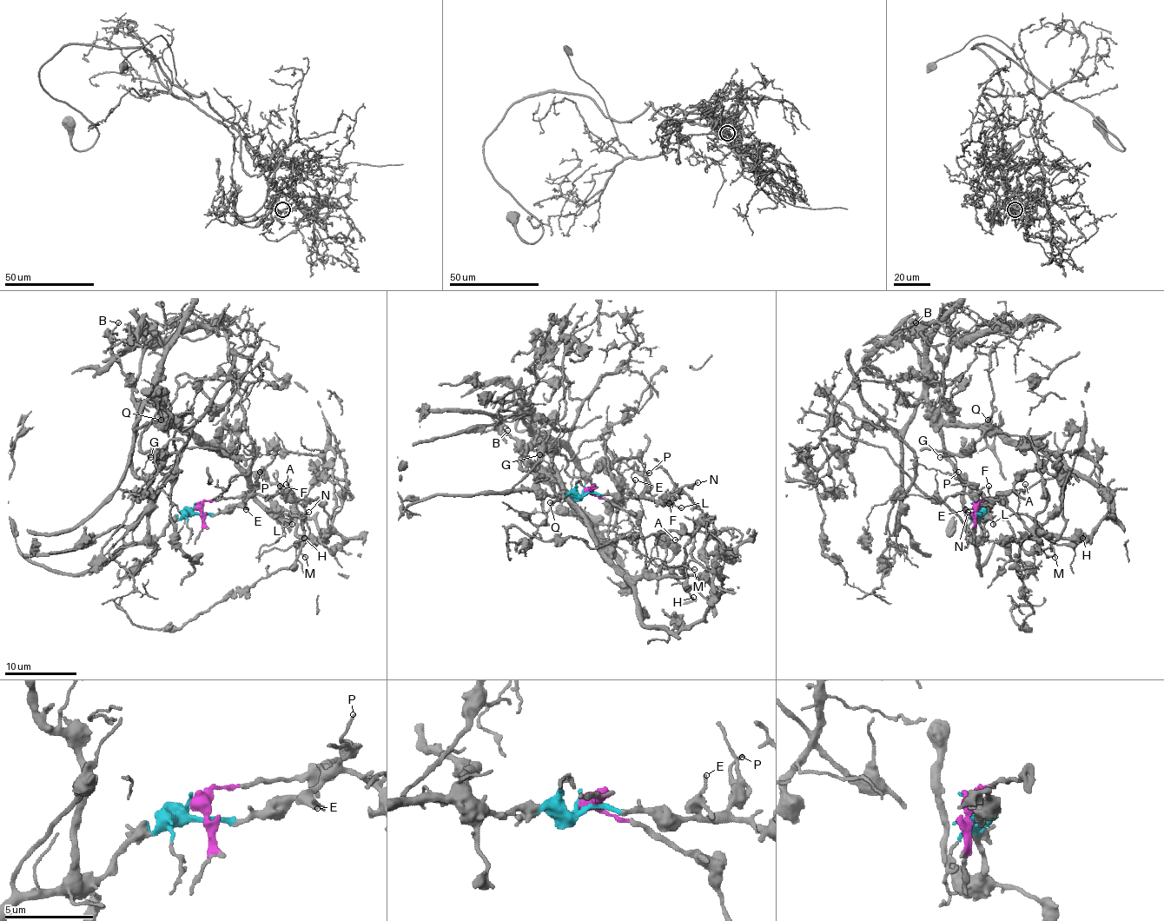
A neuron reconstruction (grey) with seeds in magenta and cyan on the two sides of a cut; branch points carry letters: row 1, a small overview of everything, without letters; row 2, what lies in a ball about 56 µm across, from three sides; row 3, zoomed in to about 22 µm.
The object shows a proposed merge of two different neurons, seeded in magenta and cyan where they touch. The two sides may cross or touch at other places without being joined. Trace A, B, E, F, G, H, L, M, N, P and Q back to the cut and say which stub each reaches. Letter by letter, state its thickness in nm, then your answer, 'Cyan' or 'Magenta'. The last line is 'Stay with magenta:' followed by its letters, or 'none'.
A: Thickness 120 nm. Magenta
B: Thickness 160 nm. Cyan
E: Thickness 150 nm. Cyan
F: Thickness 170 nm. Cyan
G: Thickness 150 nm. Cyan
H: Thickness 150 nm. Magenta
L: Thickness 170 nm. Cyan
M: Thickness 140 nm. Magenta
N: Thickness 130 nm. Cyan
P: Thickness 140 nm. Cyan
Q: Thickness 200 nm. Magenta
Stay with magenta: A, H, M, Q

